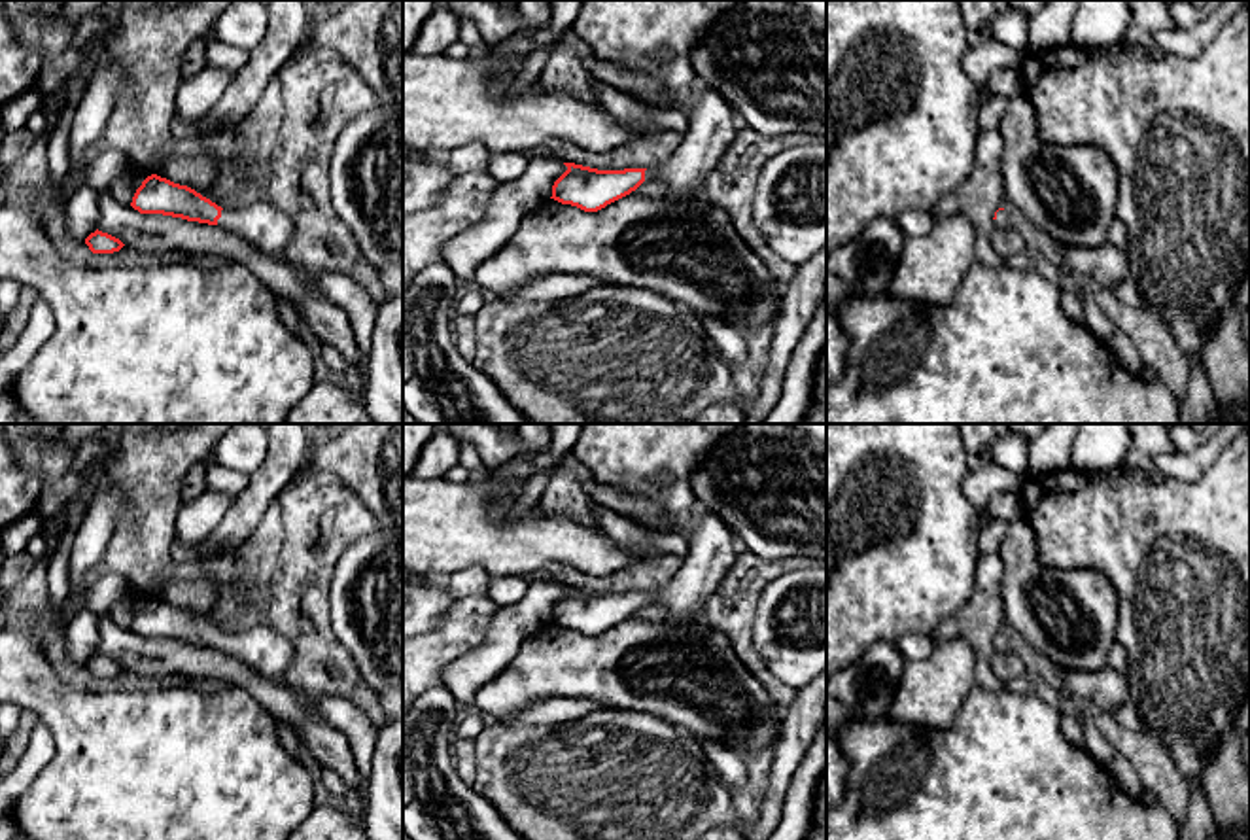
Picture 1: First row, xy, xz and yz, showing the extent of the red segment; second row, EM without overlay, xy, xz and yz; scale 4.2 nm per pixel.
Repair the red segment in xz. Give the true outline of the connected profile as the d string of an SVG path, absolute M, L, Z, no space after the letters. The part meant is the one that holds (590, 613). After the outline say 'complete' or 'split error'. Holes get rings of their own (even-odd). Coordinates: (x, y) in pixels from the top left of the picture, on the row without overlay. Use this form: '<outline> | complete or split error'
M698 513L688 535L688 554L677 575L654 592L598 594L564 586L567 594L554 605L552 621L584 636L598 636L630 619L645 604L666 607L666 621L688 624L703 619L703 605L736 562L738 537L715 515Z | split error

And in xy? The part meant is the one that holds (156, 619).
M157 598L142 605L130 630L140 638L163 638L217 649L280 683L293 658L289 638L276 632L270 624L253 626L244 632L221 632L195 613Z | split error

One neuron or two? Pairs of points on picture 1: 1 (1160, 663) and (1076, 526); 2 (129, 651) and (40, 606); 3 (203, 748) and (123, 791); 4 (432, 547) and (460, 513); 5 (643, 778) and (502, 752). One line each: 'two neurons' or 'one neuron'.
1: one neuron
2: two neurons
3: one neuron
4: one neuron
5: one neuron

